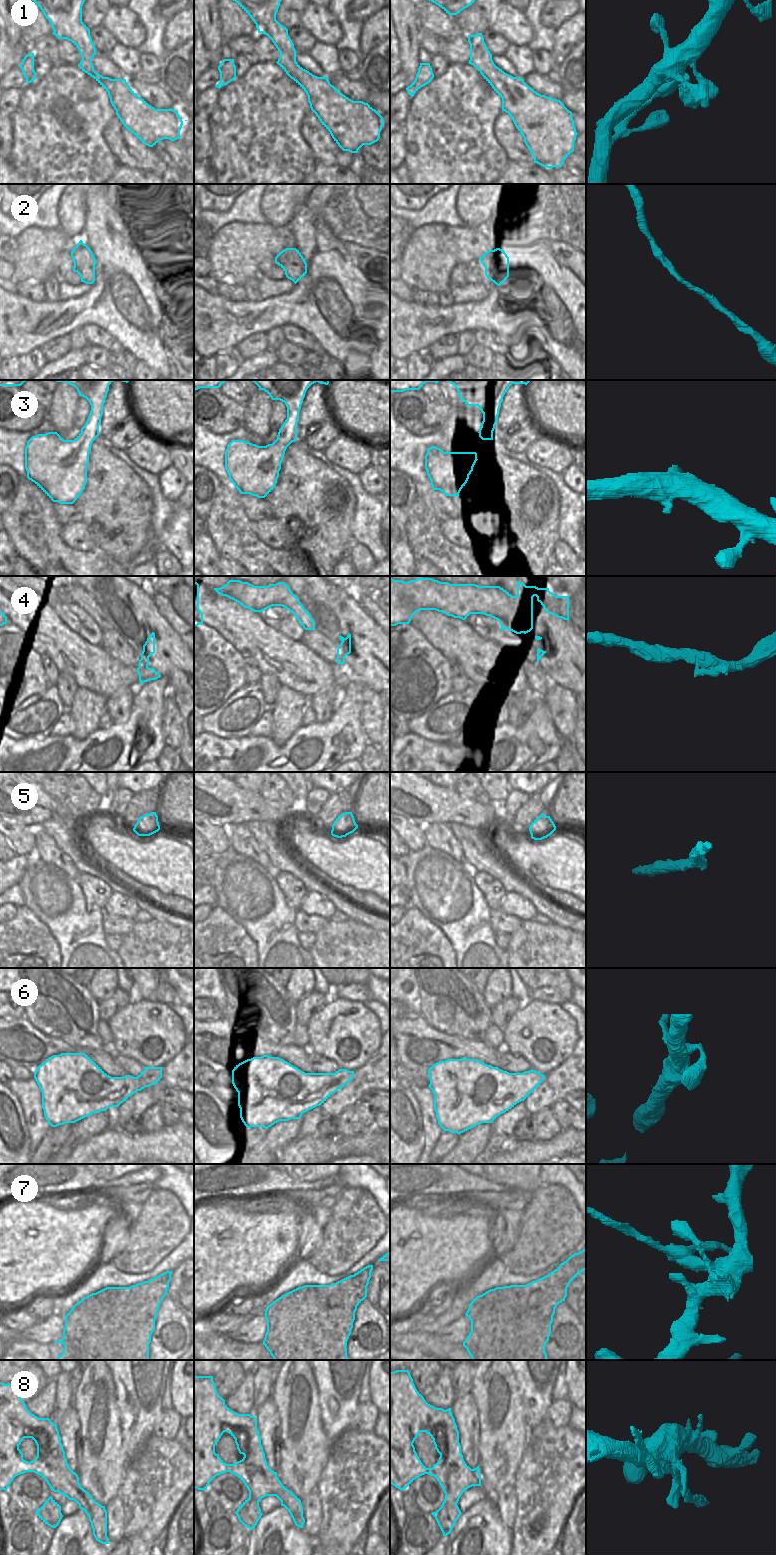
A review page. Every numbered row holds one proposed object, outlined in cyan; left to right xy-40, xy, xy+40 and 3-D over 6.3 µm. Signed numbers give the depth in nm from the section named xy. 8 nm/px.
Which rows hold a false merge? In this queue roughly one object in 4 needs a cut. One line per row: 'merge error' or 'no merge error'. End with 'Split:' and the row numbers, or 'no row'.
1: no merge error
2: no merge error
3: no merge error
4: no merge error
5: no merge error
6: no merge error
7: merge error
8: merge error
Split: 7, 8

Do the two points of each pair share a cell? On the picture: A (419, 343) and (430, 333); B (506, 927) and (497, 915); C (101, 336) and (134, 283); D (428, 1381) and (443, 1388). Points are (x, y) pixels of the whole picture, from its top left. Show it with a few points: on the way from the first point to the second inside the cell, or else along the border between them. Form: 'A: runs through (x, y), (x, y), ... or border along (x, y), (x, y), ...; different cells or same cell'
A: runs through (422, 340), (427, 335); same cell
B: runs through (503, 924), (497, 918); same cell
C: border along (82, 327), (95, 324), (122, 346); different cells
D: border along (441, 1370), (434, 1386), (423, 1396); different cells

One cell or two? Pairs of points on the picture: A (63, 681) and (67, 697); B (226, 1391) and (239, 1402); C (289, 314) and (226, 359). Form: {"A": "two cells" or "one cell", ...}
{"A": "one cell", "B": "two cells", "C": "two cells"}

